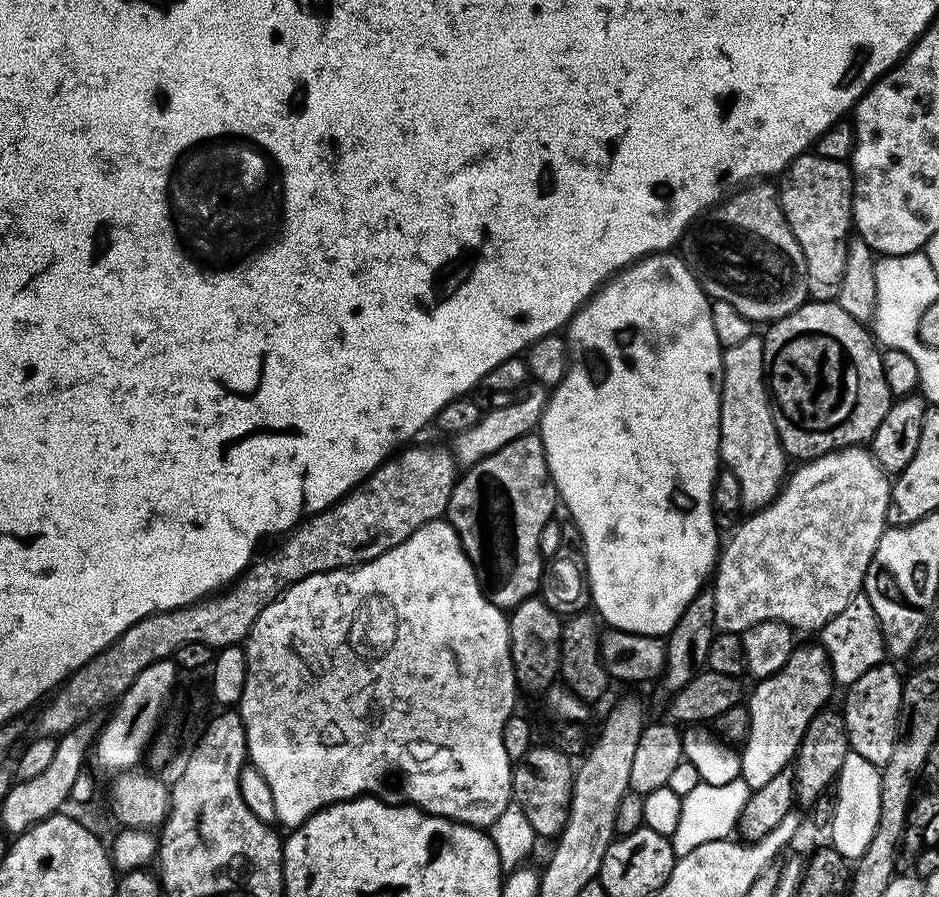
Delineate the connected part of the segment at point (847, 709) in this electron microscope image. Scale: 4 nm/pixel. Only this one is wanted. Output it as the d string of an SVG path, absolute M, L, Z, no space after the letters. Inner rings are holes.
M883 662L866 670L857 681L847 685L848 697L844 700L842 715L851 751L862 754L866 762L883 766L890 762L898 730L898 714L902 702L904 680L896 673L894 665Z

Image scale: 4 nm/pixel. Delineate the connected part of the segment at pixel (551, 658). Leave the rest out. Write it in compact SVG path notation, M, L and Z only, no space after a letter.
M533 598L511 609L508 616L508 637L512 668L516 671L516 683L528 692L547 693L557 683L560 674L560 629L562 618L543 598Z

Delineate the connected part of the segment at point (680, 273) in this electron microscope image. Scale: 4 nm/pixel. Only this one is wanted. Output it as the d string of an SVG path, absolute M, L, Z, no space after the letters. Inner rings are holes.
M653 254L645 256L643 260L636 261L623 268L621 272L617 272L607 284L604 284L599 290L588 299L588 303L581 304L580 309L573 314L571 320L566 325L566 339L568 341L568 350L570 353L570 367L568 373L564 376L564 380L558 387L551 389L548 404L544 407L544 413L540 419L540 427L538 434L544 443L546 450L546 462L548 469L552 475L553 482L556 483L556 491L559 499L568 507L568 512L572 515L572 520L576 523L576 528L580 531L580 540L584 543L582 547L582 559L586 565L588 573L588 582L590 585L590 600L594 605L595 611L598 613L599 619L603 621L608 628L621 628L627 632L634 634L642 634L643 636L659 636L667 637L669 630L674 626L674 622L678 622L678 618L682 614L682 610L686 610L686 606L690 606L692 599L702 591L705 587L704 579L713 575L714 569L718 563L718 544L716 548L716 535L718 529L714 518L712 517L712 487L716 481L716 473L721 467L720 459L720 384L724 381L724 357L722 349L718 342L718 334L714 334L714 322L712 321L712 306L710 297L704 291L702 285L696 280L696 275L692 273L692 269L688 267L683 259L672 256L676 254Z

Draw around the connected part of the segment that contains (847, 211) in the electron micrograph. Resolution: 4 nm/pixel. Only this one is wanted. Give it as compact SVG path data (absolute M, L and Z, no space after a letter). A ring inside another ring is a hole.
M814 150L795 156L784 169L778 191L782 214L806 258L808 294L812 300L835 301L846 273L847 250L854 232L852 199L856 180L848 160L822 158Z

